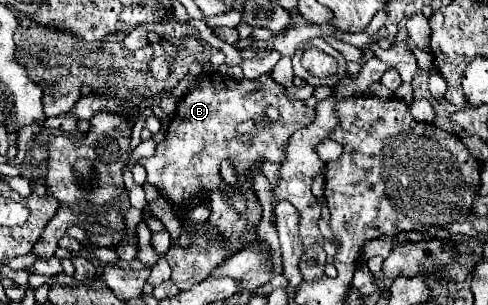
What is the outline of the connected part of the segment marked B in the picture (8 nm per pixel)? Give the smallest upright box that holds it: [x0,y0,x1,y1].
[139,72,315,210]

